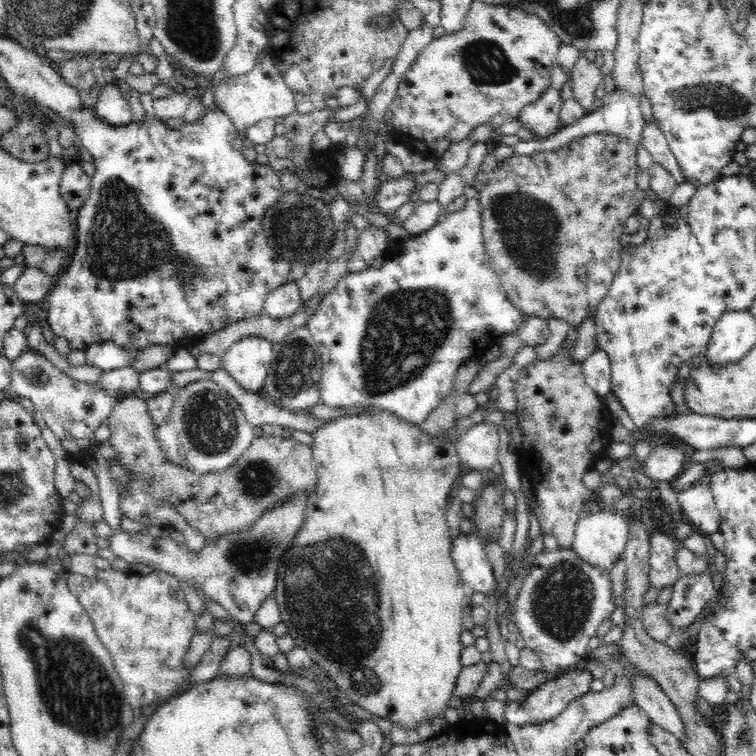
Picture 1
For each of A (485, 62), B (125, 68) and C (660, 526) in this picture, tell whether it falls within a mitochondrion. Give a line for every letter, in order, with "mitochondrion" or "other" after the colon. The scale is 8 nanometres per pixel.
A: mitochondrion
B: other
C: other

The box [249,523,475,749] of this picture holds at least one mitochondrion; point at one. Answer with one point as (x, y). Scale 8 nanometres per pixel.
(354, 657)

